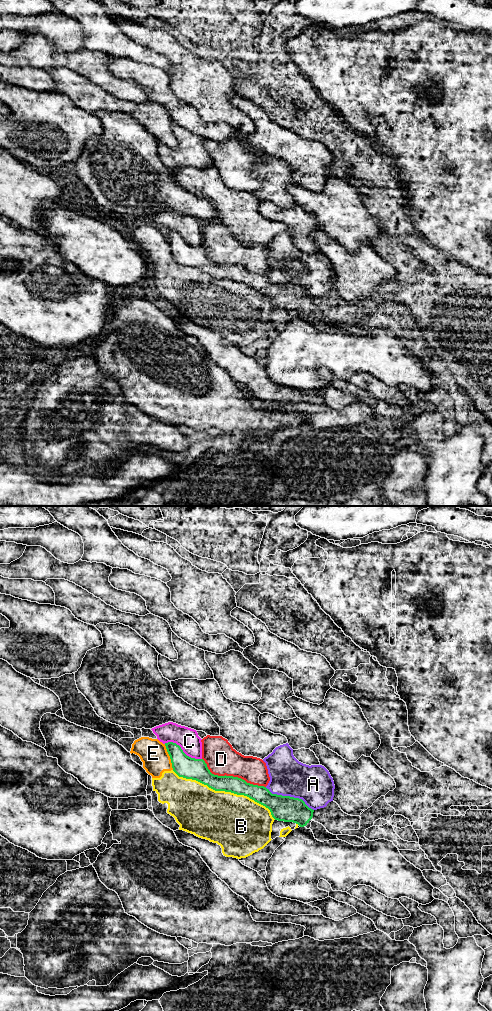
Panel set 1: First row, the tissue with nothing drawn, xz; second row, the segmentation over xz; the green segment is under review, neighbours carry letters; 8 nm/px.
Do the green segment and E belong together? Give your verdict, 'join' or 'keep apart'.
keep apart

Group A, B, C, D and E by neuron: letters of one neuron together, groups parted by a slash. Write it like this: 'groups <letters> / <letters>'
groups A / B E / C / D

